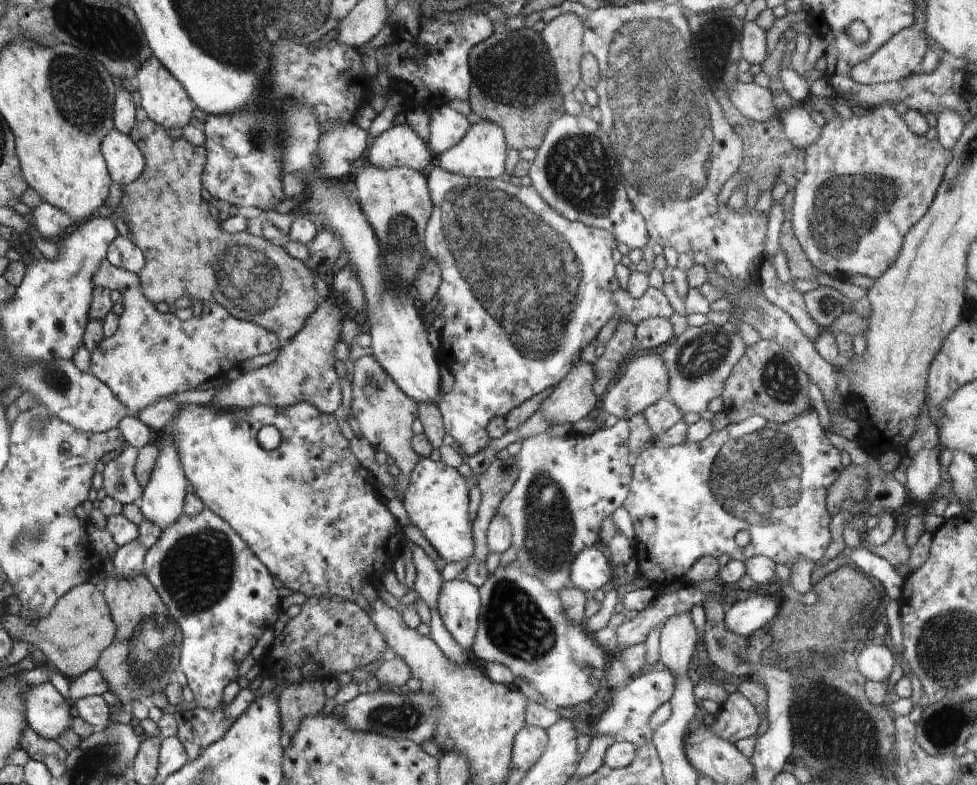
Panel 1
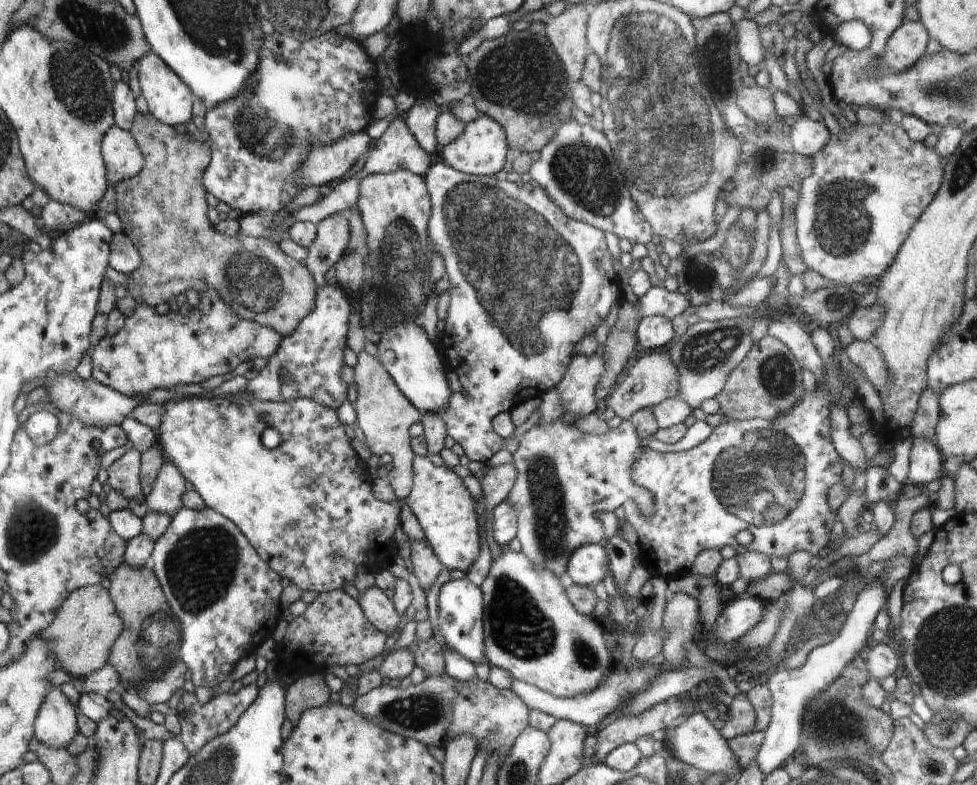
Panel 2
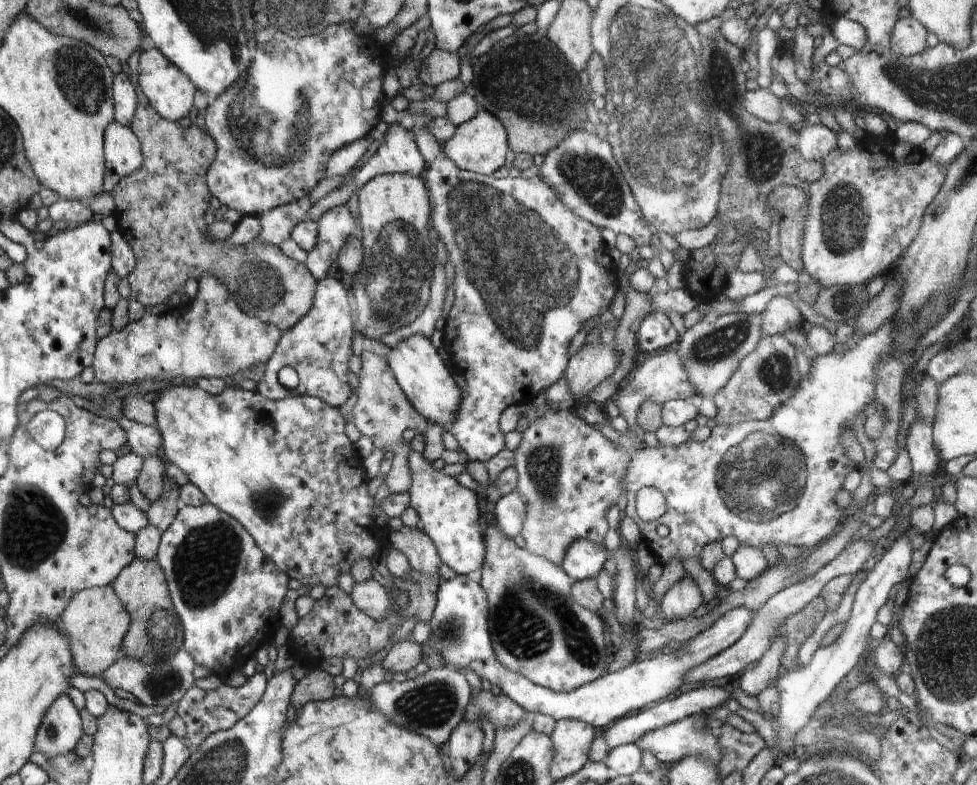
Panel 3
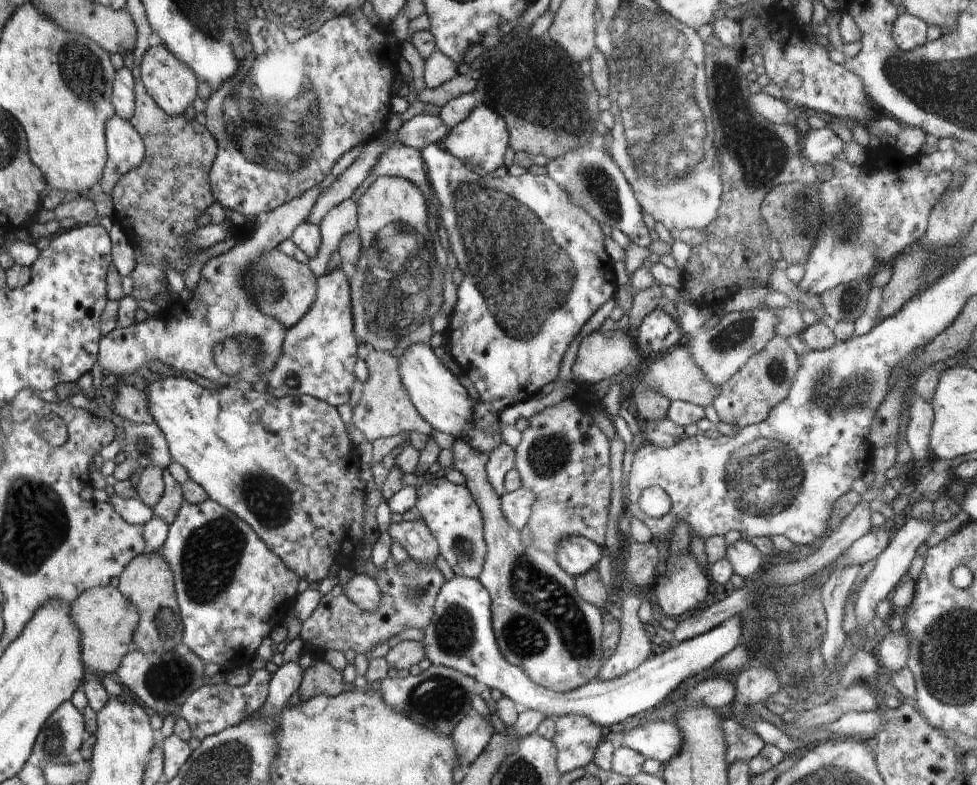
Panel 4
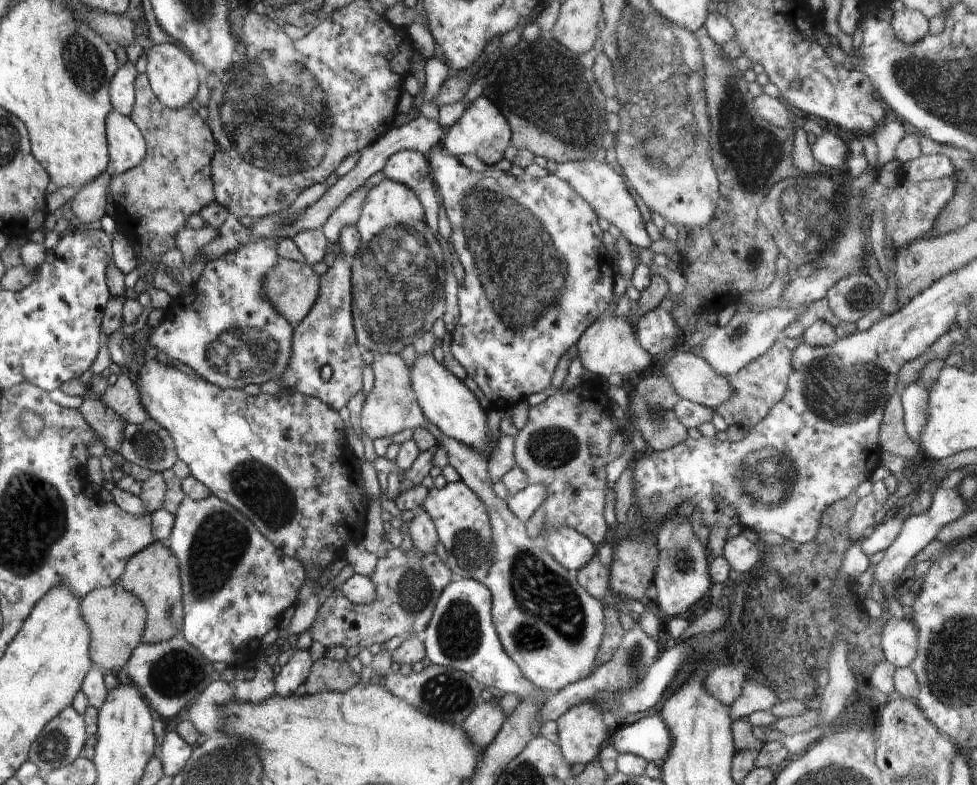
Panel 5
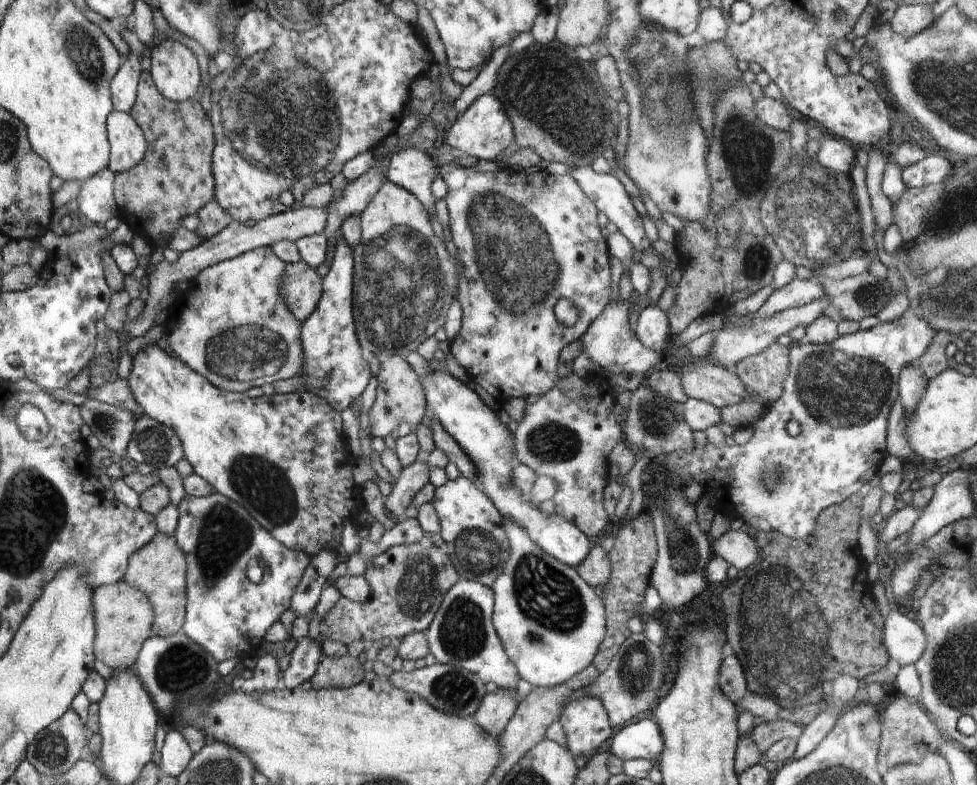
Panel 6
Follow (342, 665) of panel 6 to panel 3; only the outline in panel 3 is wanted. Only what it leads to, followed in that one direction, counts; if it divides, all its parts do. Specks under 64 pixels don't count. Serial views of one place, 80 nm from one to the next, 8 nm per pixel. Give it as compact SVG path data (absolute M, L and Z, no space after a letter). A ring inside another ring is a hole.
M312 668L294 687L293 701L296 713L306 704L334 697L334 677L327 671Z

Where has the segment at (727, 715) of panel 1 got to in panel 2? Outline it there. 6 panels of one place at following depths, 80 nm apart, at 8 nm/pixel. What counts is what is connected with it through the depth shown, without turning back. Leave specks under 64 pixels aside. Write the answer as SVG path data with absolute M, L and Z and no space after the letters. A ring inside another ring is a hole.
M746 697L733 698L728 708L730 720L717 723L719 733L726 740L753 730L757 714Z

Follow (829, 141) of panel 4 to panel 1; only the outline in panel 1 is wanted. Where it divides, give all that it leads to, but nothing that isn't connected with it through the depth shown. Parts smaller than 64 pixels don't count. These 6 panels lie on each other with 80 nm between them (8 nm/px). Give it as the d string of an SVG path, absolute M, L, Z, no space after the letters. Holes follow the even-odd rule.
M794 104L790 109L778 115L783 122L787 139L795 147L806 149L818 140L822 132L823 128L809 114L810 112L802 106Z

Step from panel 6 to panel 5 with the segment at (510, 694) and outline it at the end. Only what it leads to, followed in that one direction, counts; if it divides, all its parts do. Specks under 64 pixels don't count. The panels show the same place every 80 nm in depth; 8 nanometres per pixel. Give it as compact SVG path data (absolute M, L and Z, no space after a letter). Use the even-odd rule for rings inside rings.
M494 700L478 704L474 711L462 720L462 730L468 734L476 750L485 750L486 746L490 745L507 718L498 700Z

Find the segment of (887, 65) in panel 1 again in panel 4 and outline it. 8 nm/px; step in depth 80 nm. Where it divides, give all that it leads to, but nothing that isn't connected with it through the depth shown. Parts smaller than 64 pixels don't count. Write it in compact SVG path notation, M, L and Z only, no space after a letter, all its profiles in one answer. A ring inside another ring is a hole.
M908 12L898 15L891 32L896 48L907 52L923 46L927 42L928 27L918 16L912 16Z

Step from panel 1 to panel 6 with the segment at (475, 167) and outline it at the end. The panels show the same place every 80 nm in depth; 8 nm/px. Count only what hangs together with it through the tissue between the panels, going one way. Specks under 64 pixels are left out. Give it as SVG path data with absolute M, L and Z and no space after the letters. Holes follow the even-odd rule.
M491 92L479 96L458 118L448 132L448 141L459 155L475 156L479 160L497 160L515 140L513 124L505 112L500 100Z

